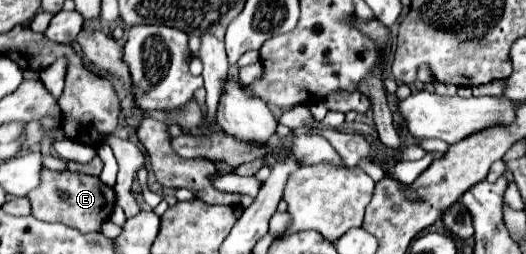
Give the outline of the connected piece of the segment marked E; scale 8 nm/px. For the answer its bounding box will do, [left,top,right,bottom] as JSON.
[28,167,116,233]

